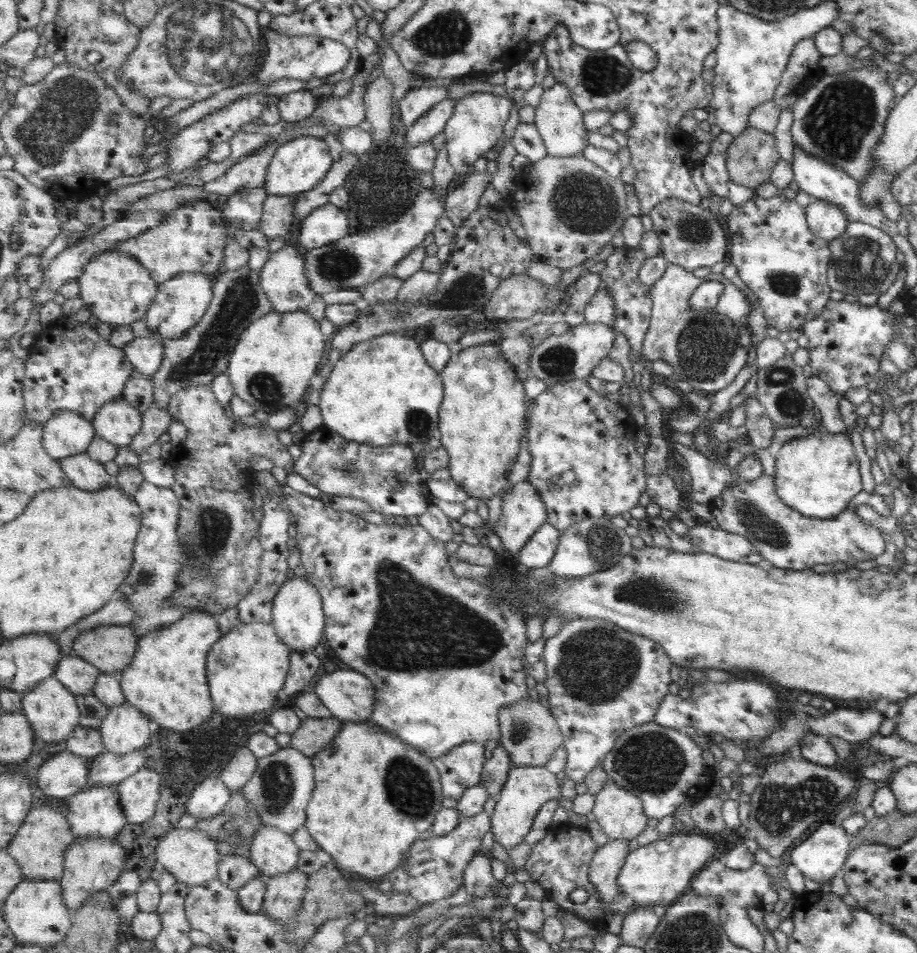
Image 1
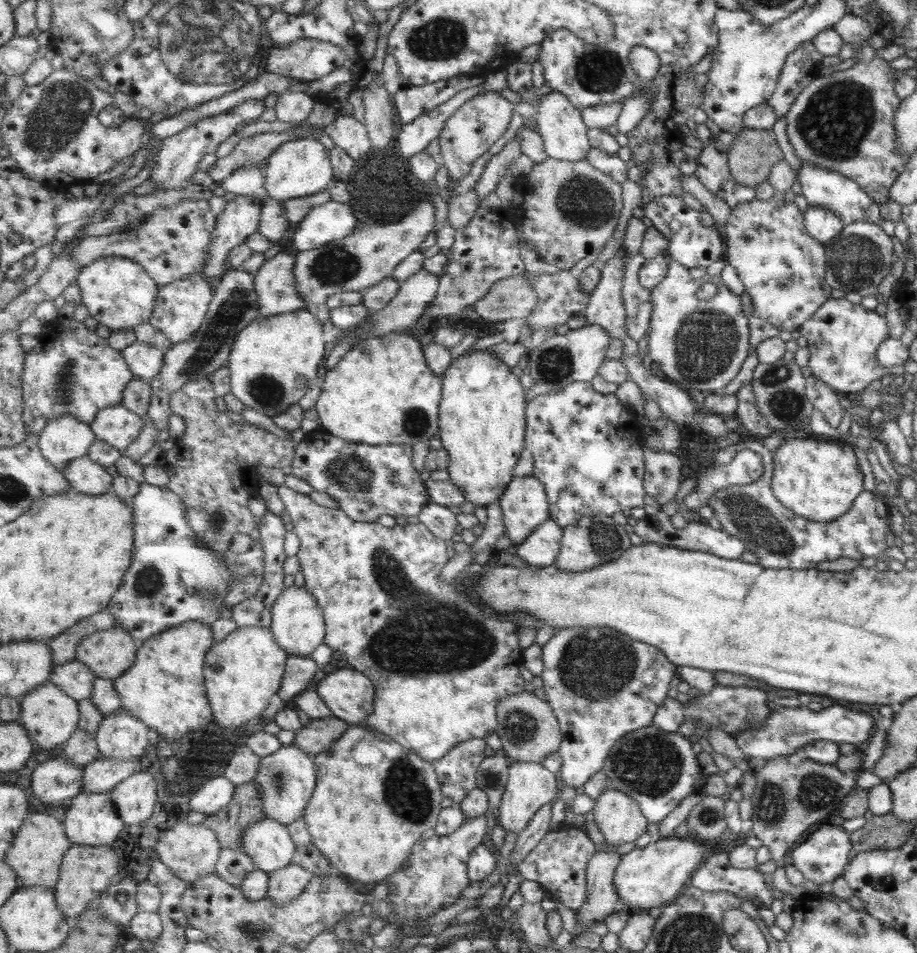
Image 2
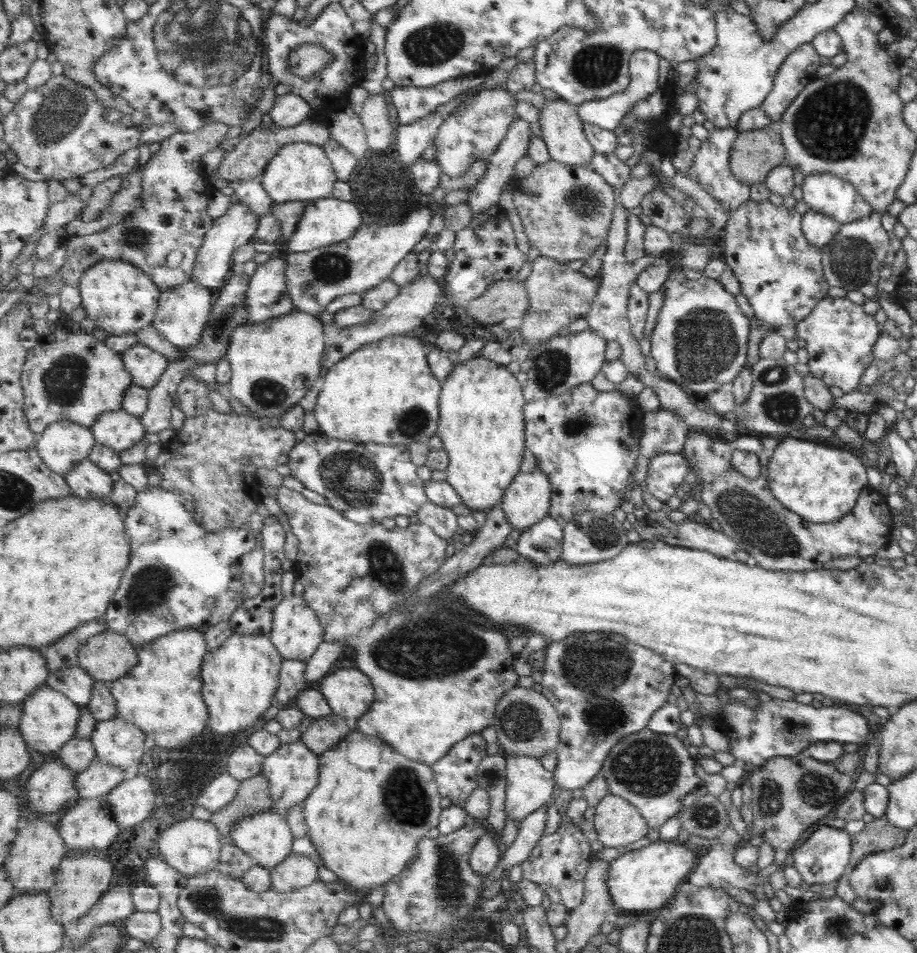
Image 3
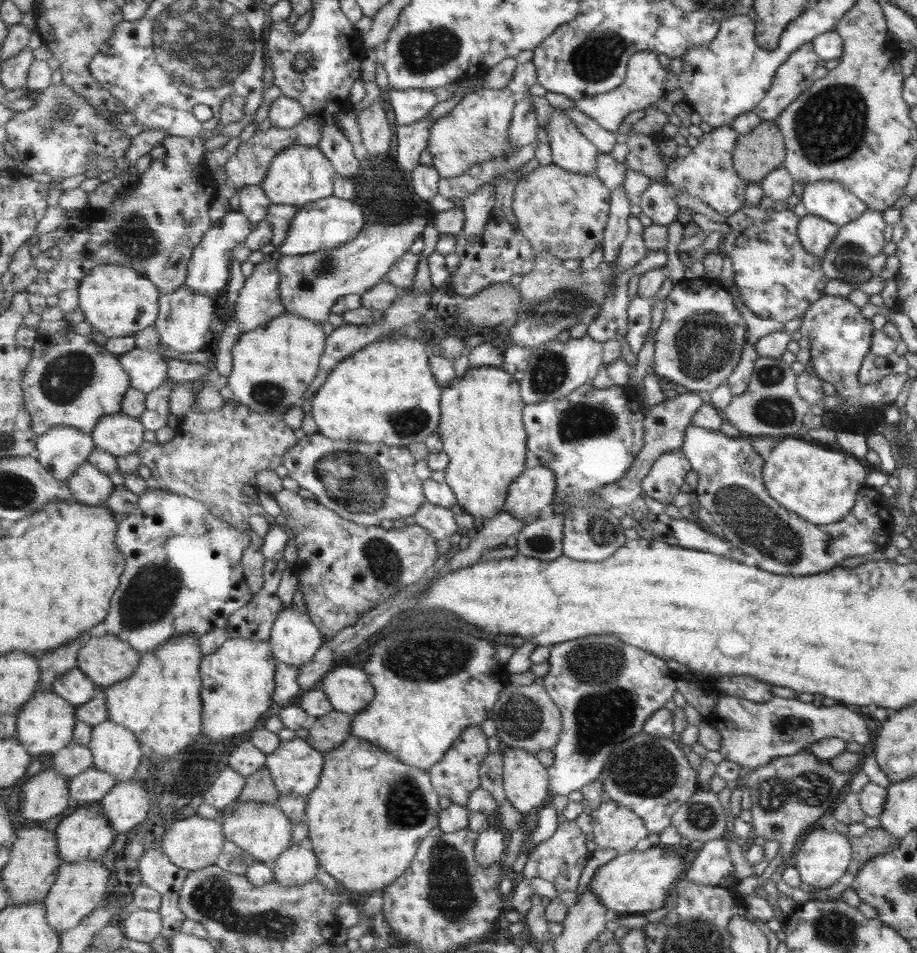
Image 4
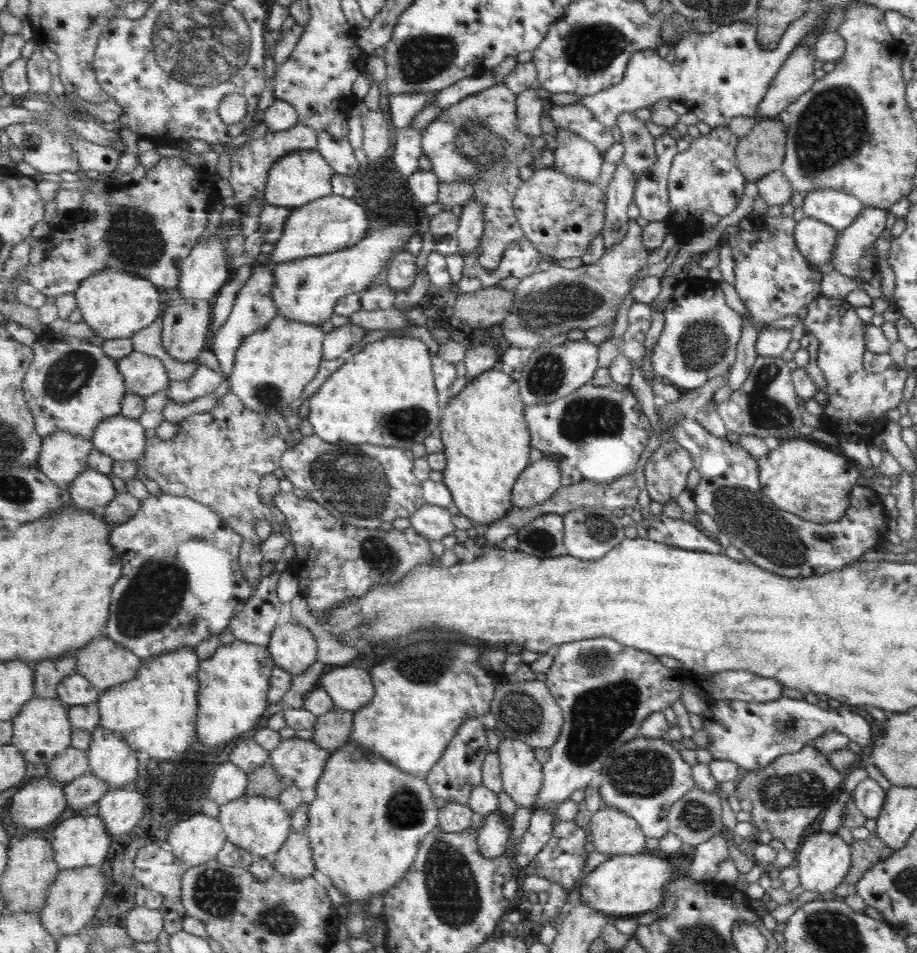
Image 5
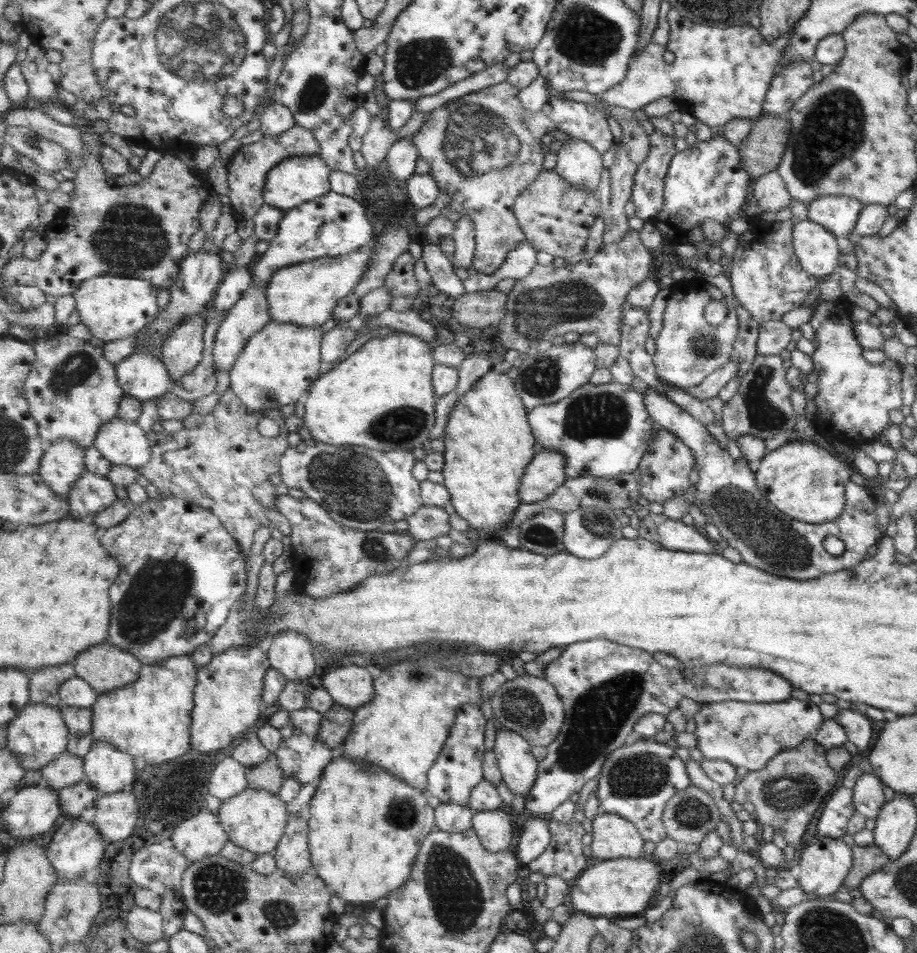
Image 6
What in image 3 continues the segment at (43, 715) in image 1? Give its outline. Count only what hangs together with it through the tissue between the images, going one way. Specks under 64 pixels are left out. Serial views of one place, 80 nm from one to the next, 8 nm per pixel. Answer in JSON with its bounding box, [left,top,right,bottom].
[21,684,81,753]

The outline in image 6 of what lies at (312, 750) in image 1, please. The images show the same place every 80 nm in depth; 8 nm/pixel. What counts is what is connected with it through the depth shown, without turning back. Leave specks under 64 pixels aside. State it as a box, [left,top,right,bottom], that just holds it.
[317,703,356,749]

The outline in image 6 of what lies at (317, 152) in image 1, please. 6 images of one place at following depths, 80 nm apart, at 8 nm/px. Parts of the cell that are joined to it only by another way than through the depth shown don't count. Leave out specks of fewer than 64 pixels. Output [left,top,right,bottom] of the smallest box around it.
[264,155,332,211]

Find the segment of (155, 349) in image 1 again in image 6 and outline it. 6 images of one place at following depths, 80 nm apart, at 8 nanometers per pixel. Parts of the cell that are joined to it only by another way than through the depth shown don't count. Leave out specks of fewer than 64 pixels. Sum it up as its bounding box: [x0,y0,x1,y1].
[116,353,174,403]

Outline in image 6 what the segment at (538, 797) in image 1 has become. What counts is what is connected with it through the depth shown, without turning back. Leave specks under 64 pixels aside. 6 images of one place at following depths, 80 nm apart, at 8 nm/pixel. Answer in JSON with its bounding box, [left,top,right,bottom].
[494,725,540,795]

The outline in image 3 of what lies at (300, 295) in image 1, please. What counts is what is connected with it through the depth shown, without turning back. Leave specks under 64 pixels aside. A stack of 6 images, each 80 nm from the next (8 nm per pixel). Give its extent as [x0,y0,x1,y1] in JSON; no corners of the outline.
[245,255,295,324]

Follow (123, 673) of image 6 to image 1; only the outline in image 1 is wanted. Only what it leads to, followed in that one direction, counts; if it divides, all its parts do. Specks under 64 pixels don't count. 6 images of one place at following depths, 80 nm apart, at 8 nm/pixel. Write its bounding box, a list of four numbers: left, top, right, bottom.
[73,625,139,675]

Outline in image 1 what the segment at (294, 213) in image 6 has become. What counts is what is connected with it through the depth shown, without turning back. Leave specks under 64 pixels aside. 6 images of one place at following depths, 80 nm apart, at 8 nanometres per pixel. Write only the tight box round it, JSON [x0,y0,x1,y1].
[298,203,349,251]

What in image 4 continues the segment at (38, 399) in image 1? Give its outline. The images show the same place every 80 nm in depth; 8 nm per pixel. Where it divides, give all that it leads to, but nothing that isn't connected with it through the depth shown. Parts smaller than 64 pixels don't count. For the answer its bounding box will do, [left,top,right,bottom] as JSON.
[24,329,132,436]

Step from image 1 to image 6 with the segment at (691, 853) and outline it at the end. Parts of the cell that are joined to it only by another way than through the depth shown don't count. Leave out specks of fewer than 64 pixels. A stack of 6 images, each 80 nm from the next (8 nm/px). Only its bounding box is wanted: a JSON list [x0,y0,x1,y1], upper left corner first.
[569,857,663,918]

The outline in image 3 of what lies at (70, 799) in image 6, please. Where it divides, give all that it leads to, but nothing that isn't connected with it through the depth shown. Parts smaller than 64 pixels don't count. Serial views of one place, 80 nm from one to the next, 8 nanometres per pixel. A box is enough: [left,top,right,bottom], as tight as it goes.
[77,759,128,799]

